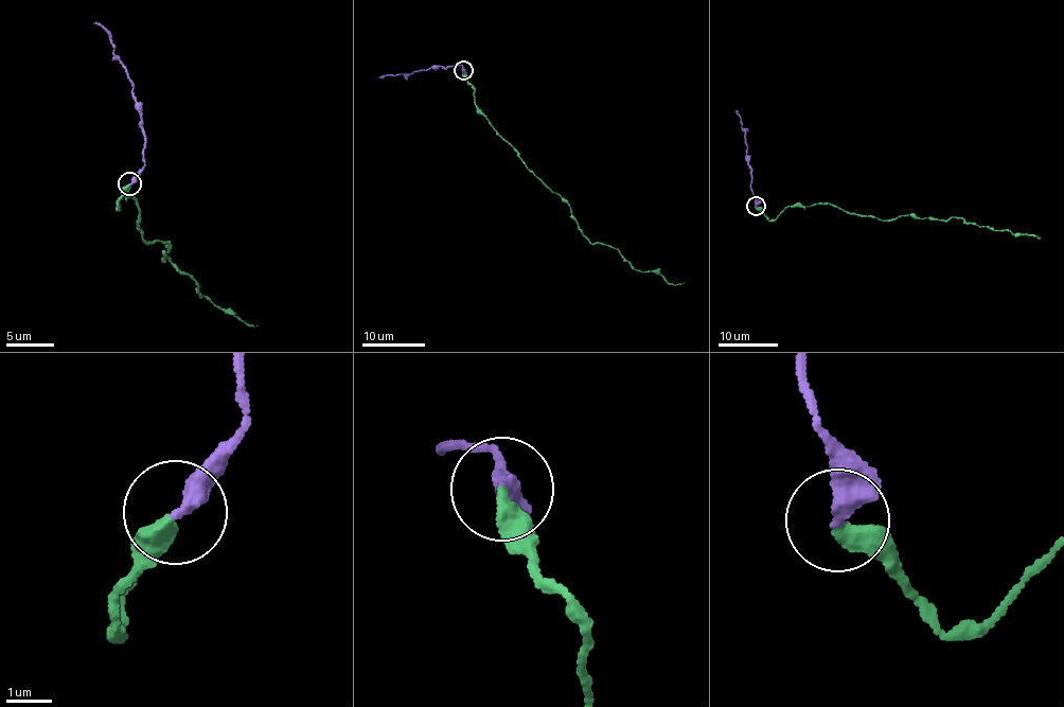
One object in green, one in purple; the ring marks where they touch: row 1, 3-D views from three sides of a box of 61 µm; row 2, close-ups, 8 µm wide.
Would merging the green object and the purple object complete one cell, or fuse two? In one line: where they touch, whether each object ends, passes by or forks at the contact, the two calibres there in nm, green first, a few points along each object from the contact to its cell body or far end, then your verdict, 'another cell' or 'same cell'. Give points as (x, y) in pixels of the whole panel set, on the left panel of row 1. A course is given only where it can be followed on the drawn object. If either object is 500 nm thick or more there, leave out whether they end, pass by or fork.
place (129, 183); green ends; purple ends; calibres 440 and 420 nm; course green (129, 184), (117, 207), (122, 192), (135, 198), (144, 240), (163, 241), (164, 261), (199, 294), (258, 327); course purple (129, 184), (143, 164), (140, 105), (125, 67), (112, 52), (112, 40), (93, 22); same cell

